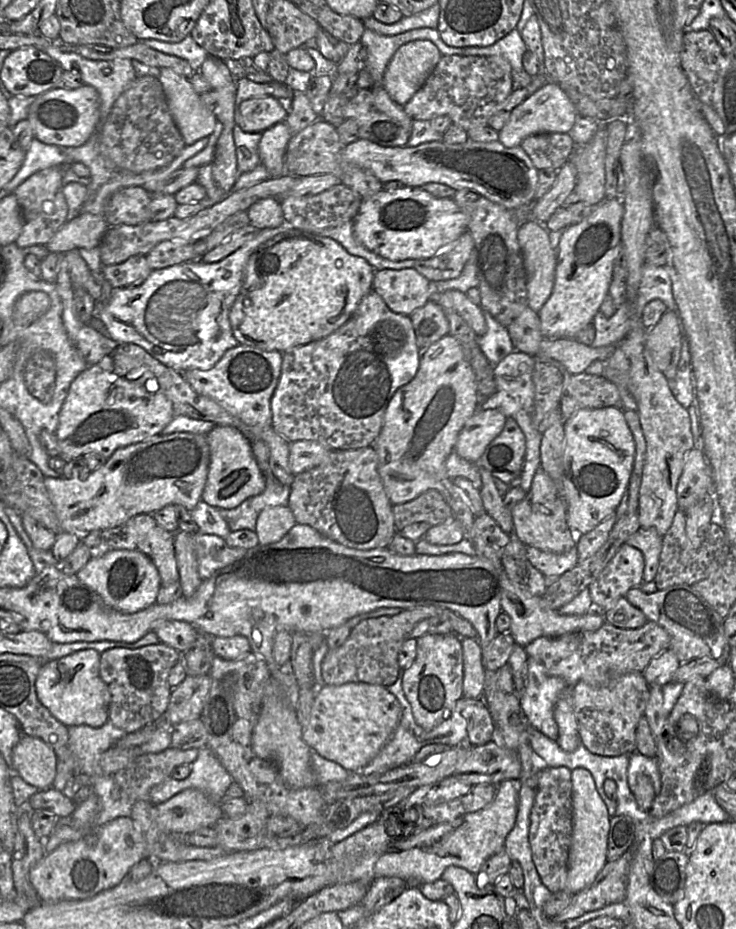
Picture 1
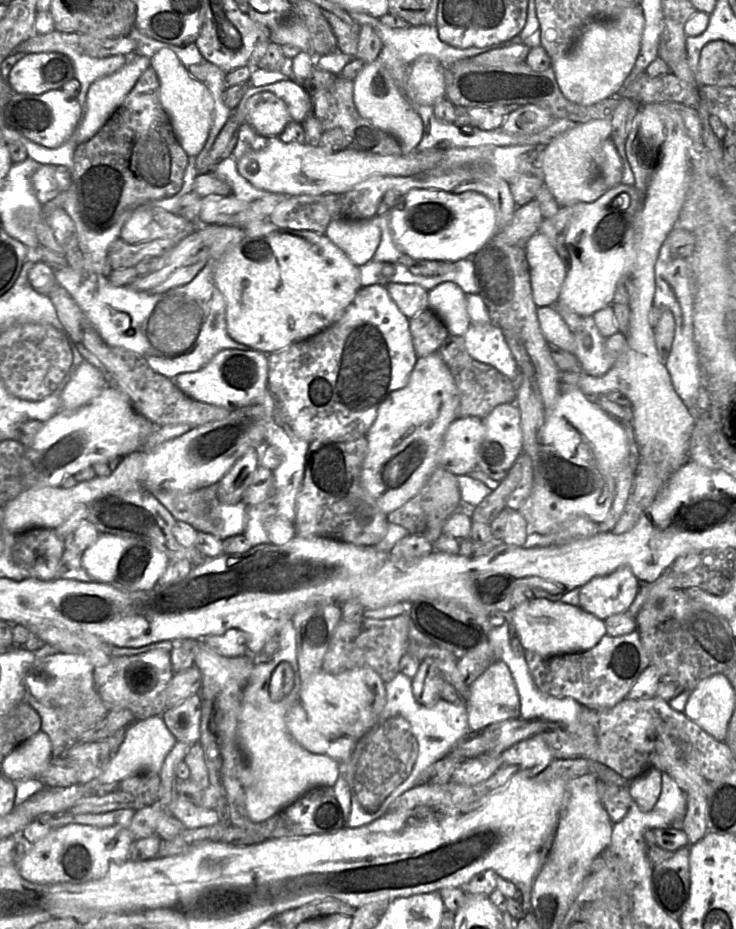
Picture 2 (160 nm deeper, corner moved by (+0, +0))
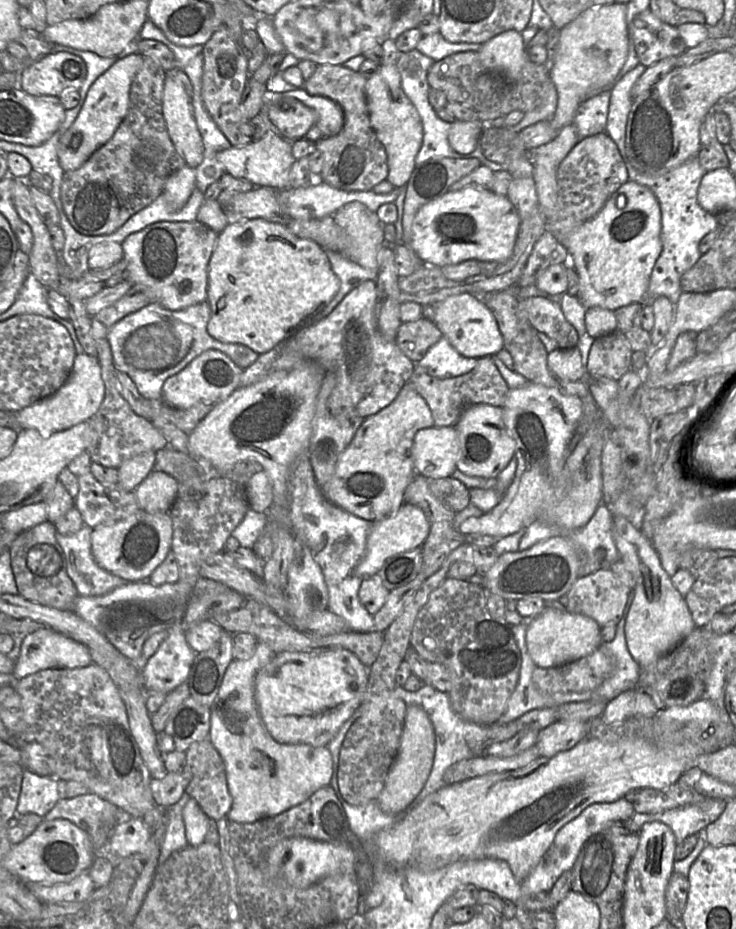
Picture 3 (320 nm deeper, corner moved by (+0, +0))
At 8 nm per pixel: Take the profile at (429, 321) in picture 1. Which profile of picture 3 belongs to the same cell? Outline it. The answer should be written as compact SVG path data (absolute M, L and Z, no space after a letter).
M421 317L418 320L401 323L396 335L396 344L403 354L417 362L442 336L432 321Z

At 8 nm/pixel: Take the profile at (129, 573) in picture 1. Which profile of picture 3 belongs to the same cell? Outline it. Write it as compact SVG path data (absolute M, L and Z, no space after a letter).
M140 509L125 519L95 527L91 534L91 550L101 568L127 582L146 581L171 551L172 536L173 525L168 512Z

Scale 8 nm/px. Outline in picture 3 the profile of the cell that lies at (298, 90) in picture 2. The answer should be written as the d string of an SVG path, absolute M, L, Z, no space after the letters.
M303 87L281 93L267 90L264 94L264 107L267 110L269 105L285 97L298 99L317 112L318 120L305 136L310 142L335 136L343 128L344 114L340 105L327 97L312 96Z

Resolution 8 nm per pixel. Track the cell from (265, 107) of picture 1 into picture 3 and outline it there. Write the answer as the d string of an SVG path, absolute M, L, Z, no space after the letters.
M281 98L267 108L268 117L281 136L289 141L305 138L317 122L317 112L295 98Z

